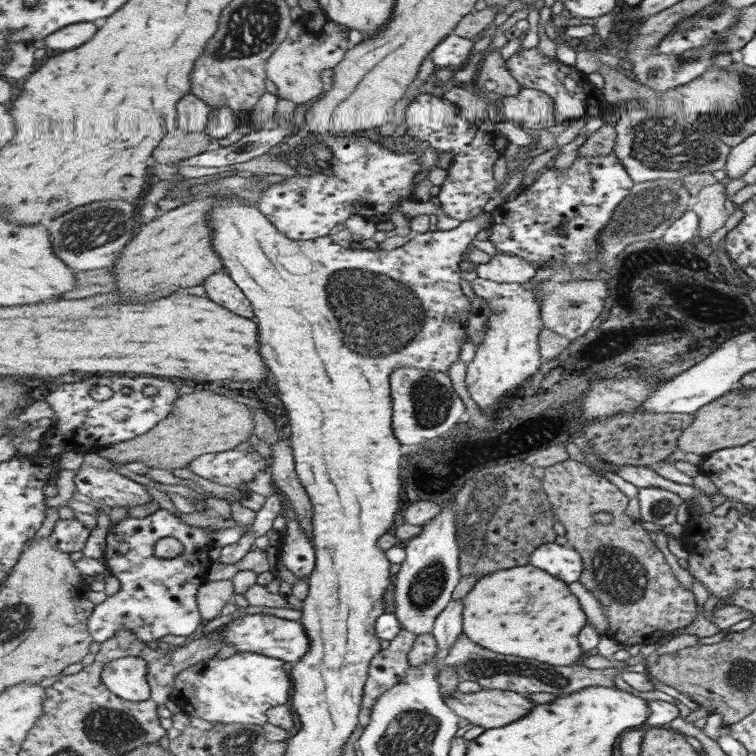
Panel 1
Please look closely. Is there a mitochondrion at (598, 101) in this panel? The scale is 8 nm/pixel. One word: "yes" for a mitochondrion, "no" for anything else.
no

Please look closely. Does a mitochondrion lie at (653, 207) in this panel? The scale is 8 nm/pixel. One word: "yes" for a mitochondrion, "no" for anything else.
yes

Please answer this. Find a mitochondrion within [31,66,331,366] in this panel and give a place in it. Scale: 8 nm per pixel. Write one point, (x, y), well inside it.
(100, 226)

